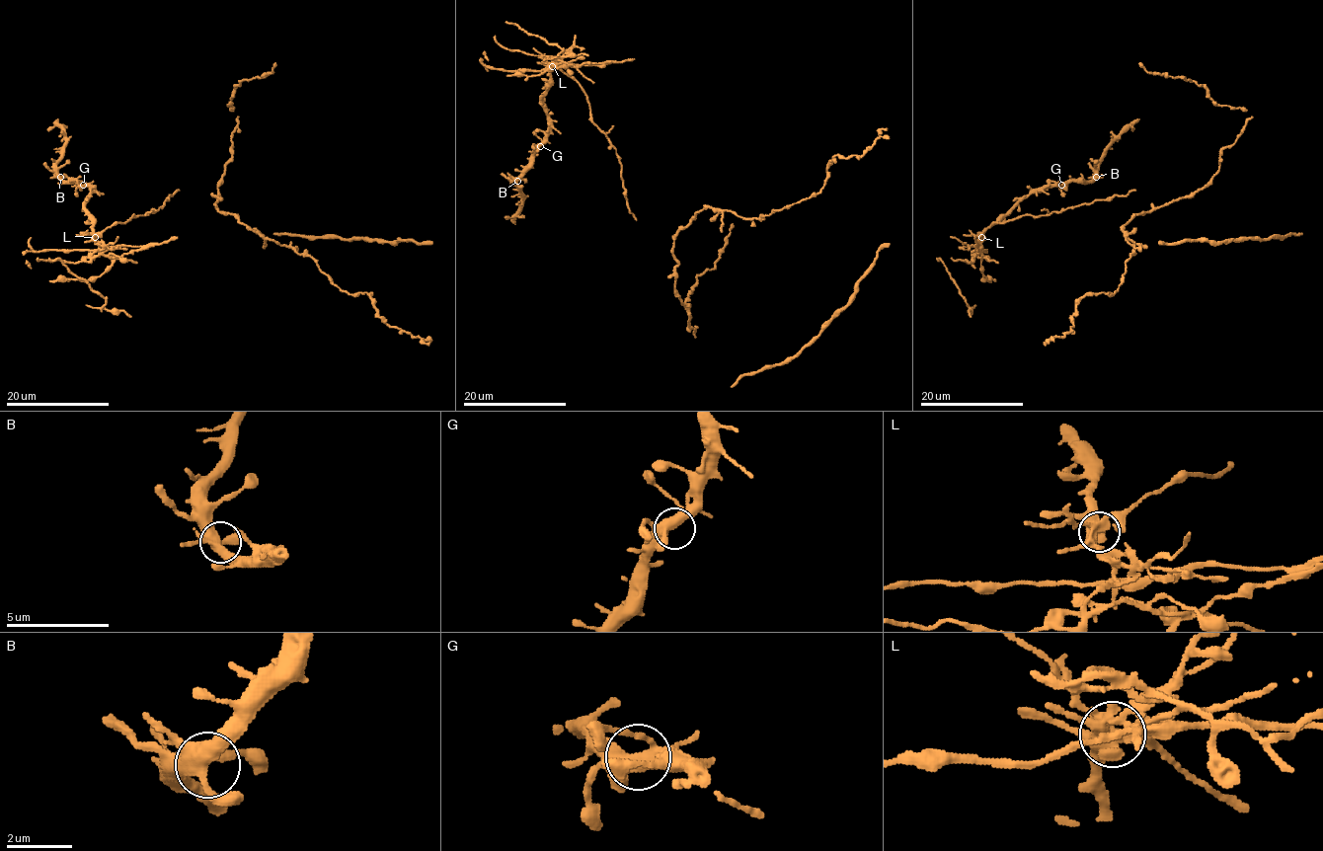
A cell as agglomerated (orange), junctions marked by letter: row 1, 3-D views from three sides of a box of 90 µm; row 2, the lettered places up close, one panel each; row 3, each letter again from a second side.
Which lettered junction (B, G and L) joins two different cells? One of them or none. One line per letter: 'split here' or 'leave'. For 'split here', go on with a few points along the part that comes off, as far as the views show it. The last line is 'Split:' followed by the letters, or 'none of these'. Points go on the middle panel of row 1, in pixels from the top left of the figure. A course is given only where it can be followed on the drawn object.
B: leave
G: leave
L: split here
Split: L

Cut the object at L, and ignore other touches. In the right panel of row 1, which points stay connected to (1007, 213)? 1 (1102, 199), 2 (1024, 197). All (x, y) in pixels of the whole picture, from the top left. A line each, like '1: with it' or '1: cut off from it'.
1: cut off from it
2: with it

